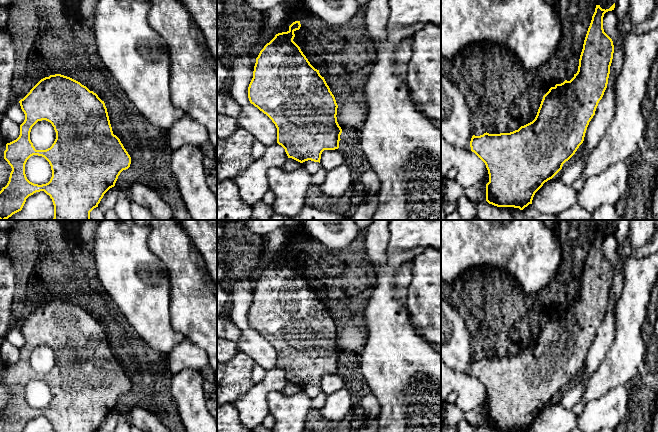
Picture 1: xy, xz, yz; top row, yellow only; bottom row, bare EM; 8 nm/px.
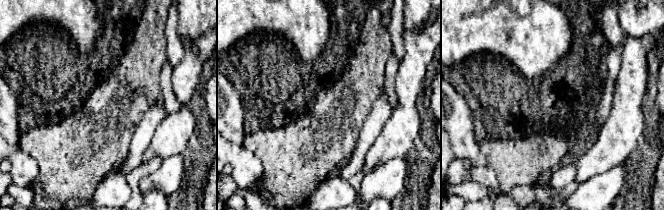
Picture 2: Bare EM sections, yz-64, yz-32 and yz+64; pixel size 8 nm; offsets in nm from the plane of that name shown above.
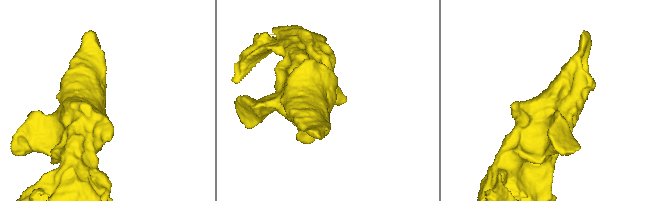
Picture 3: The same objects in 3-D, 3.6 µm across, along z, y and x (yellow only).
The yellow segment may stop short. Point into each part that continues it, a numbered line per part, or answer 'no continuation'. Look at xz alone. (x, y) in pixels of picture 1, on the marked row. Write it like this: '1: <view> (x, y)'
no continuation

